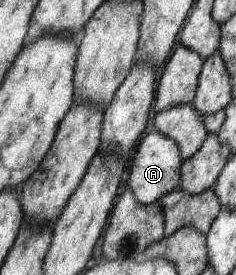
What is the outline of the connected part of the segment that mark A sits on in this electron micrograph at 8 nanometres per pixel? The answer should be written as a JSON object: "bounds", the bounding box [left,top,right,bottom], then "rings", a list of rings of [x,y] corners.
{"bounds":[127,132,182,205],"rings":[[[159,132],[149,133],[139,141],[135,154],[131,157],[127,188],[131,190],[137,205],[152,204],[161,196],[177,189],[180,180],[182,159],[175,143]]]}

